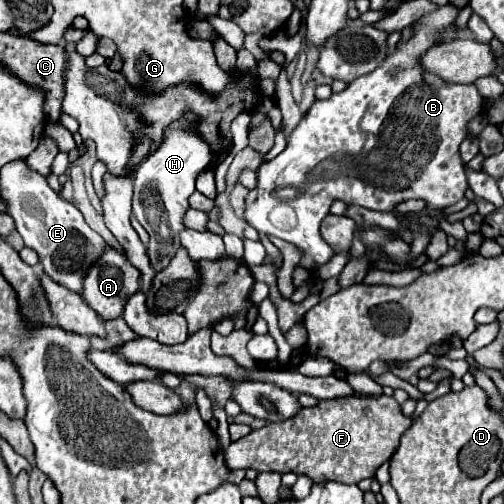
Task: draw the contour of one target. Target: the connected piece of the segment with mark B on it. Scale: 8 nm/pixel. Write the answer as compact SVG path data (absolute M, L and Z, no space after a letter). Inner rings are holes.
M448 3L416 19L410 25L414 33L406 43L400 43L378 69L364 77L356 77L342 93L334 93L326 101L316 101L292 131L288 147L276 159L258 167L258 187L252 189L246 199L246 221L254 229L276 235L298 247L302 251L298 266L312 273L312 263L322 267L332 259L334 249L322 239L320 223L330 213L330 205L336 199L374 211L394 211L396 205L406 199L426 199L428 205L436 209L446 209L464 199L468 181L458 147L470 135L468 123L482 113L484 99L476 85L448 83L438 75L424 71L420 65L424 51L460 37L456 17L458 9ZM288 187L298 191L296 197L282 197L282 191Z

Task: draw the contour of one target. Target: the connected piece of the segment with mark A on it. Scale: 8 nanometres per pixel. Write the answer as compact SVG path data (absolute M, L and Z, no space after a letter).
M108 247L108 249L104 251L104 255L90 267L90 271L88 271L86 279L84 279L84 293L82 293L82 297L84 297L84 301L86 301L104 321L108 321L108 319L116 319L116 317L122 315L124 303L126 303L138 289L140 289L140 275L138 275L138 271L128 263L128 259L126 259L120 251Z

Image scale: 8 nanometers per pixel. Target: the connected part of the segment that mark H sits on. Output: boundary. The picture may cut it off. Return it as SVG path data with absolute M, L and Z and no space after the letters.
M184 115L180 121L166 129L164 141L156 153L152 153L134 175L134 199L132 213L140 225L148 231L148 259L154 271L168 267L176 251L180 249L180 231L184 231L184 215L190 209L188 197L196 191L196 177L212 161L208 143L194 131L194 115Z

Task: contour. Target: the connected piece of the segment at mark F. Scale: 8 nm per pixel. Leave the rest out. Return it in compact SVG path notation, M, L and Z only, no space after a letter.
M386 395L328 399L320 401L316 407L304 407L304 411L284 423L266 423L262 429L230 443L224 457L226 467L232 471L256 469L280 475L296 473L310 477L312 483L358 483L374 477L376 469L392 457L402 433L410 425L412 419L404 417L396 399Z

